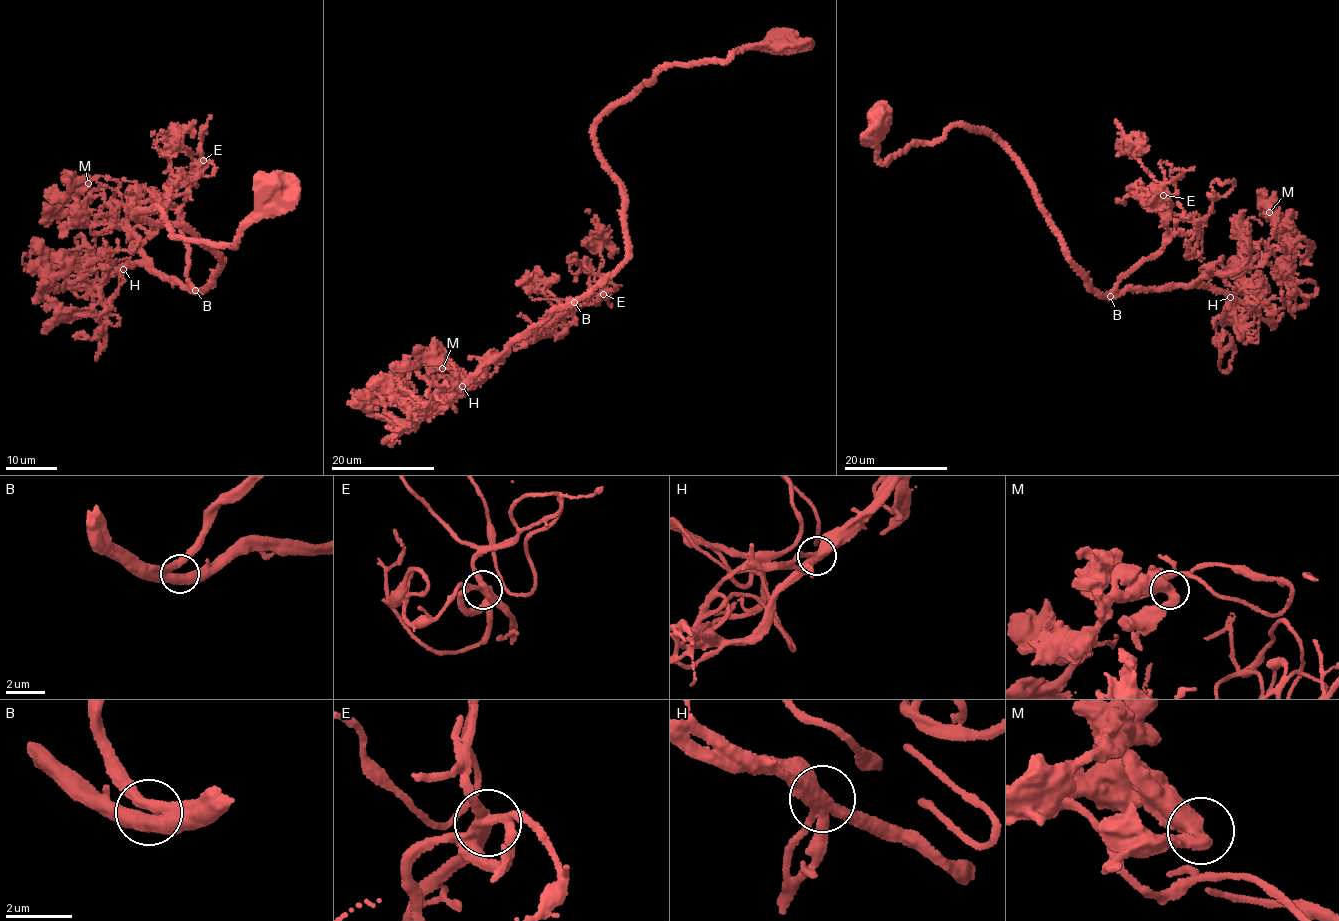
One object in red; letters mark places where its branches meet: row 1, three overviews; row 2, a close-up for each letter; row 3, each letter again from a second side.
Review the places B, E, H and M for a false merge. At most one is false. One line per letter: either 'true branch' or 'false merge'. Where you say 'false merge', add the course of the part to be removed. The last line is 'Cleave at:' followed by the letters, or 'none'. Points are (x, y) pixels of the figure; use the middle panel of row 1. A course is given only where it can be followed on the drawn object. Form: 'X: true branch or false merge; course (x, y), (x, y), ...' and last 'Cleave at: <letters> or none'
B: true branch
E: true branch
H: true branch
M: true branch
Cleave at: none

